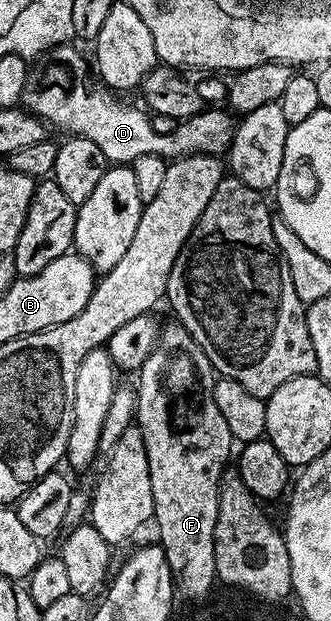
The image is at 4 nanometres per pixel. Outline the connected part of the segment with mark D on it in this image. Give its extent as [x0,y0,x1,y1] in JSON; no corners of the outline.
[21,45,235,165]

